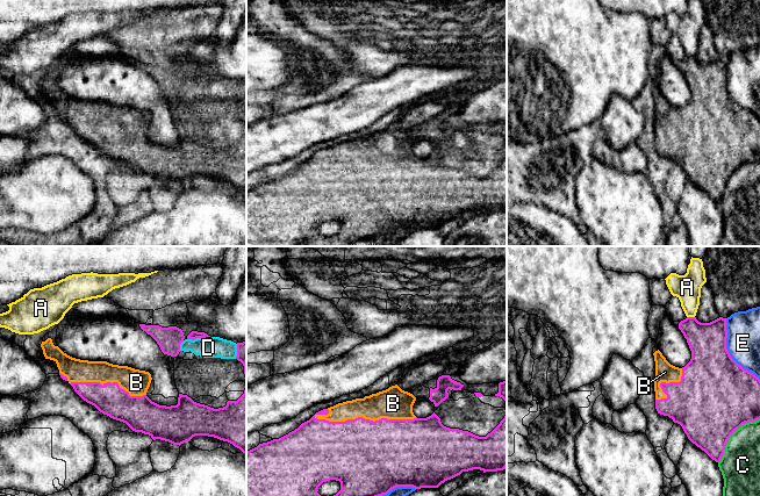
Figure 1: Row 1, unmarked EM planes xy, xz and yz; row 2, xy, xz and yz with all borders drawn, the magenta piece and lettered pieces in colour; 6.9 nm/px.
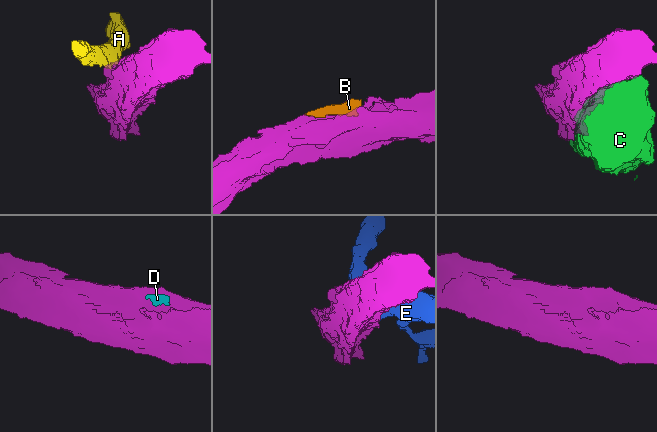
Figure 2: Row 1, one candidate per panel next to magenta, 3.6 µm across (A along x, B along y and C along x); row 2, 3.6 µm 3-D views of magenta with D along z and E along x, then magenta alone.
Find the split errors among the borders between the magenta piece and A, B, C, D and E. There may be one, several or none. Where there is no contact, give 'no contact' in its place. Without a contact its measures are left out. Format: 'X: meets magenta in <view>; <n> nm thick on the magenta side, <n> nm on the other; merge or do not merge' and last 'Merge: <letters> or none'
A: meets magenta in yz; 260 nm thick on the magenta side, 180 nm on the other; do not merge
B: meets magenta in xz; 480 nm thick on the magenta side, 220 nm on the other; merge
C: meets magenta in yz; 480 nm thick on the magenta side, 280 nm on the other; do not merge
D: meets magenta in xy; 60 nm thick on the magenta side, 140 nm on the other; merge
E: meets magenta in yz; 460 nm thick on the magenta side, 240 nm on the other; do not merge
Merge: B, D

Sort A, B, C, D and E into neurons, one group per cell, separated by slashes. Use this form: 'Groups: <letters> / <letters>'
Groups: A / B D / C / E

